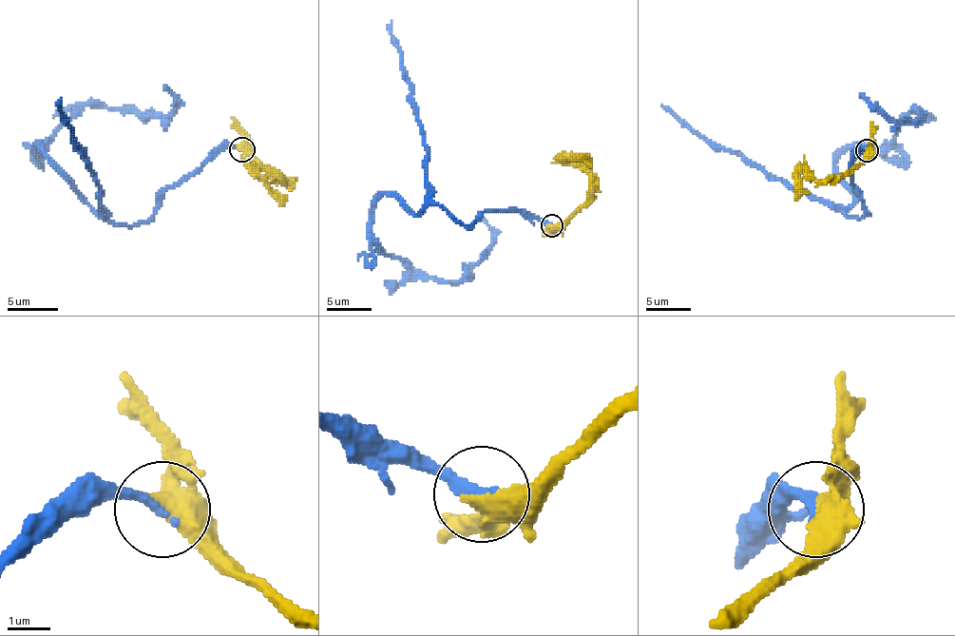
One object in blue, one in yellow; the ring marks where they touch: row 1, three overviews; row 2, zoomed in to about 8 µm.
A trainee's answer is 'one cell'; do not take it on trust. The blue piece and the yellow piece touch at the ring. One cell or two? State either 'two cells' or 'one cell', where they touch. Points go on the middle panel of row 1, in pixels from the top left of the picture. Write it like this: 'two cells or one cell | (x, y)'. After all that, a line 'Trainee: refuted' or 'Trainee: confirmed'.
one cell | (552, 225)
Trainee: confirmed

